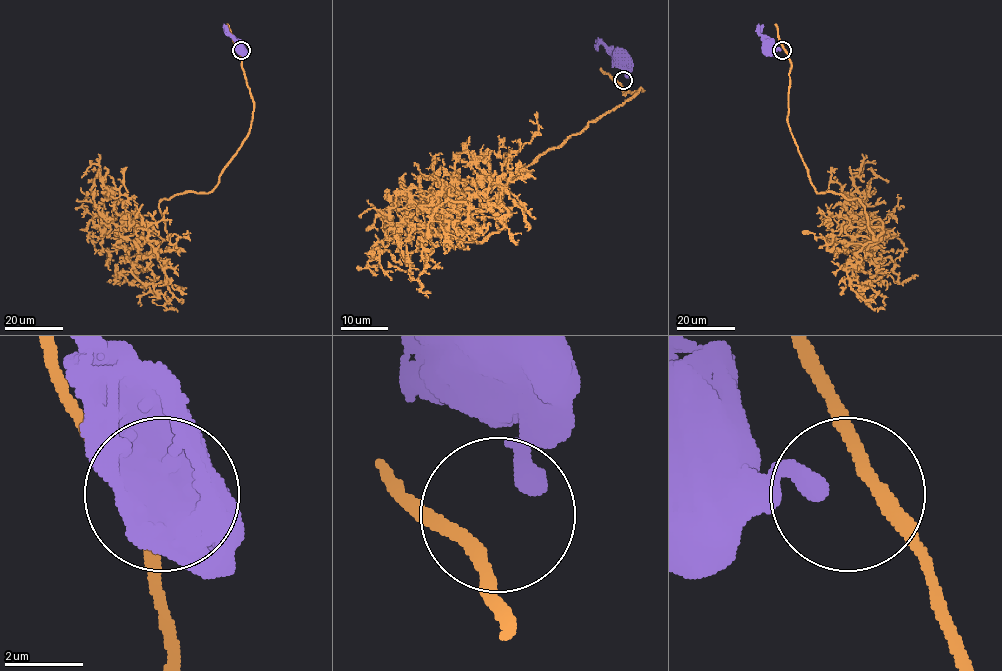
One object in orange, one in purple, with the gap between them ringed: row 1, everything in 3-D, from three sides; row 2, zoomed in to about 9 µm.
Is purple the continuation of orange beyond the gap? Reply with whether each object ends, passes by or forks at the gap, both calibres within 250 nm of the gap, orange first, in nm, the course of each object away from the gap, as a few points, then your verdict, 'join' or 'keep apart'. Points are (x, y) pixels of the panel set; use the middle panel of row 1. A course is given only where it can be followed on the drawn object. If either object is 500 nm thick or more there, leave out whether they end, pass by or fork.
340/550 nm | orange via (621, 83), (642, 90), (516, 176), (482, 241), (447, 233), (432, 194), (421, 212), (367, 200) | purple via (626, 77), (626, 70), (619, 61), (621, 57) | join

